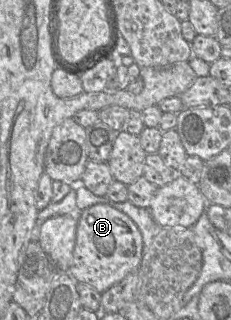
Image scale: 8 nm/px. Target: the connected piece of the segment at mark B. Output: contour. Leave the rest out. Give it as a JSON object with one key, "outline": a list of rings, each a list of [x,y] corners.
{"outline":[[[96,204],[80,214],[68,272],[78,283],[89,285],[102,294],[130,273],[138,272],[142,253],[143,239],[135,223],[107,204]]]}

